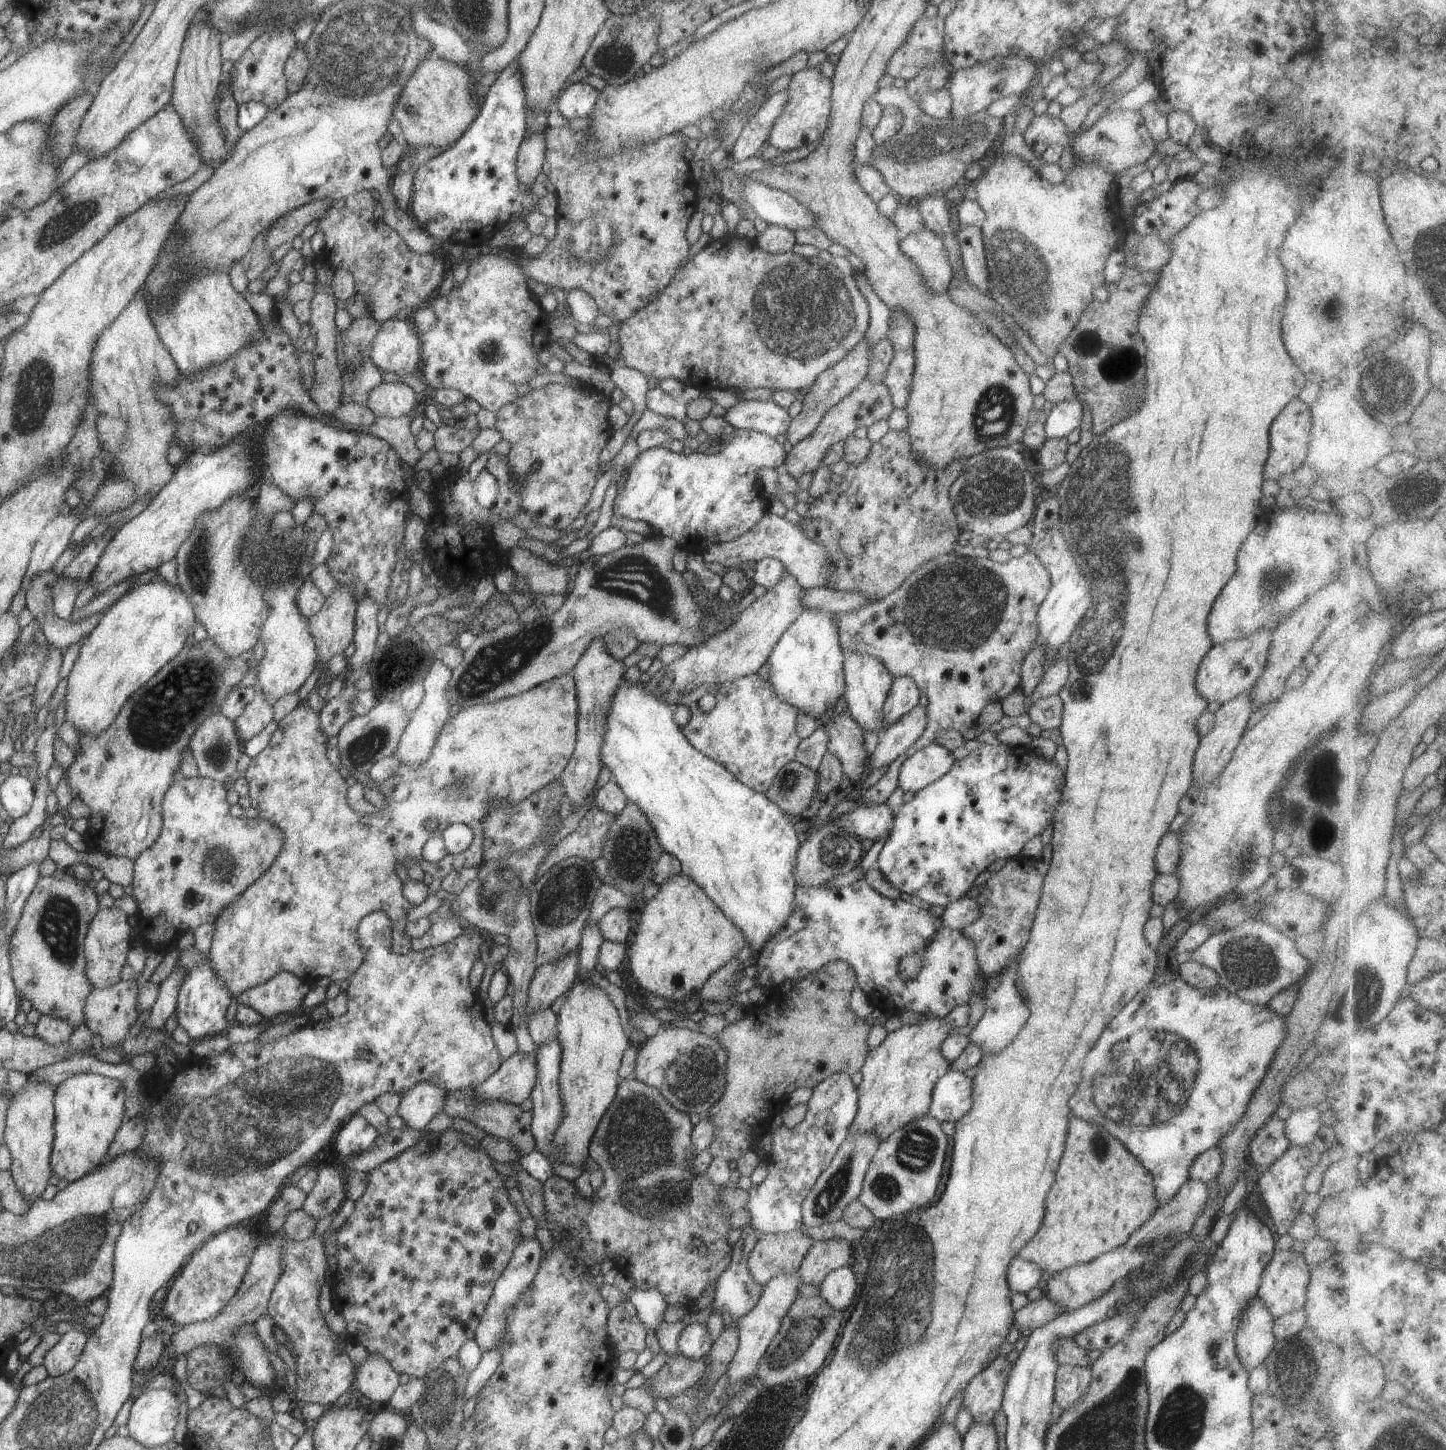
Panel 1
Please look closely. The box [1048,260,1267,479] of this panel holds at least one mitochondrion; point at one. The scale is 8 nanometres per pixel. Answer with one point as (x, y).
(1119, 366)

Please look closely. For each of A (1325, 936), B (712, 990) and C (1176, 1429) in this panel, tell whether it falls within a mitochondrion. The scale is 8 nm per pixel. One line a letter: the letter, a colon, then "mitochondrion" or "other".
A: other
B: mitochondrion
C: mitochondrion

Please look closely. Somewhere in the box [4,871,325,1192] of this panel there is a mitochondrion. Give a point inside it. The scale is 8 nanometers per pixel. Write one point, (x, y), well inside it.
(59, 924)

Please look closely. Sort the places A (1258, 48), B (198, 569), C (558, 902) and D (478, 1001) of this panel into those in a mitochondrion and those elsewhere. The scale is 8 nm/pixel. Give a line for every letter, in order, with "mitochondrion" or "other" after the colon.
A: other
B: mitochondrion
C: mitochondrion
D: other

